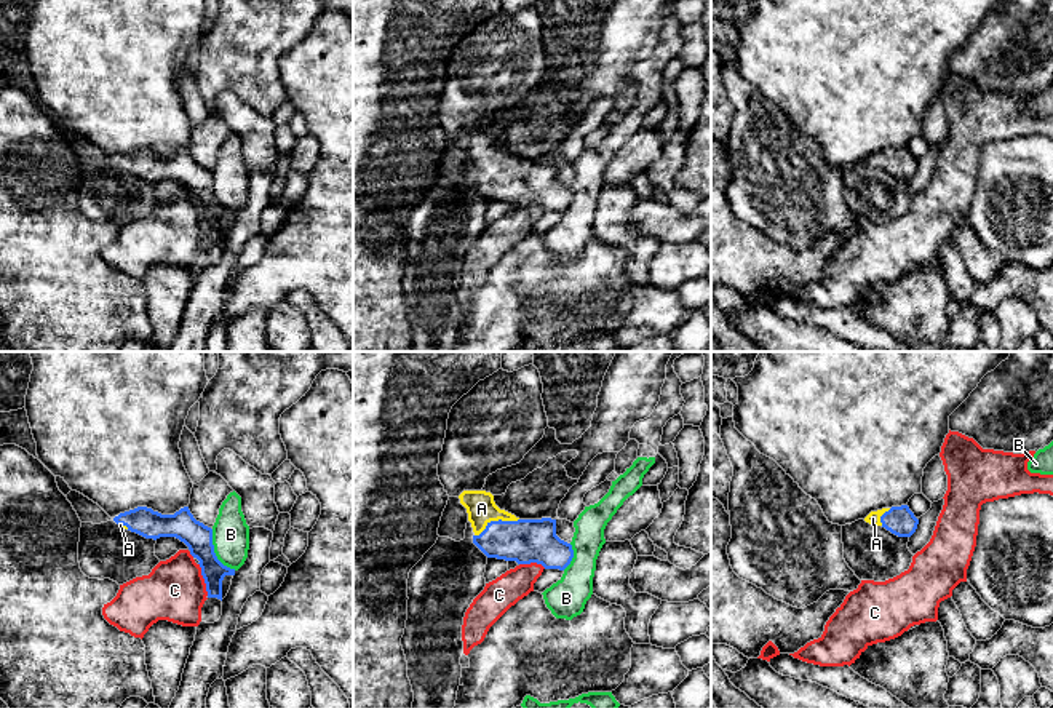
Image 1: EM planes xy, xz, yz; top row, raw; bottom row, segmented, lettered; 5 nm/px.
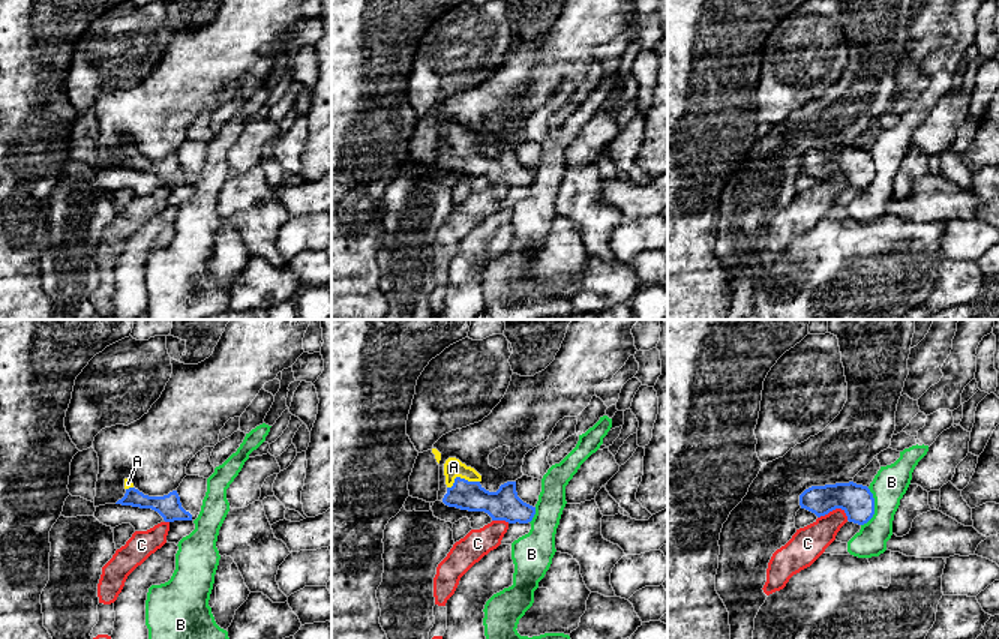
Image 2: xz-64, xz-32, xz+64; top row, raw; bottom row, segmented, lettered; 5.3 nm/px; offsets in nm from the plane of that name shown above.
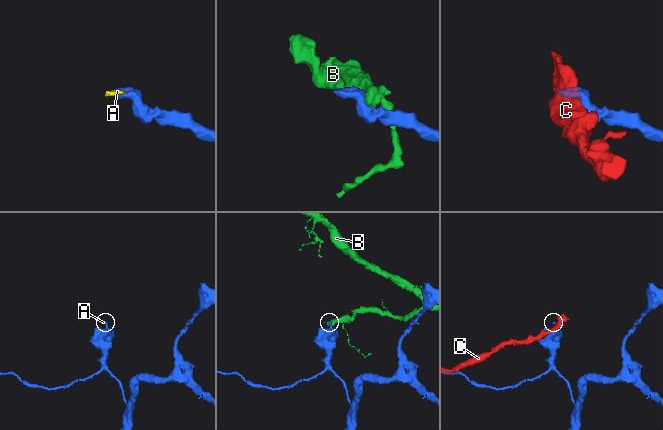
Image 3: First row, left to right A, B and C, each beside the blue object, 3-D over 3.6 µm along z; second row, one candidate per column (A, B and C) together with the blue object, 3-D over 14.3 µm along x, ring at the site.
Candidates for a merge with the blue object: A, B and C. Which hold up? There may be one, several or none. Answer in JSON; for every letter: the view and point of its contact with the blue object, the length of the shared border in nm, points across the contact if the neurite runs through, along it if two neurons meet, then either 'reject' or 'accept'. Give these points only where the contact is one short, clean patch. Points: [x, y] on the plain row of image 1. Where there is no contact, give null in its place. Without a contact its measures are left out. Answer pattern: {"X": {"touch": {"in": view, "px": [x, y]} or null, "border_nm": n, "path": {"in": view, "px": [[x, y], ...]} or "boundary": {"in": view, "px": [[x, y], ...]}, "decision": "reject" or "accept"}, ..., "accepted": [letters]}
{"A": {"touch": {"in": "xz", "px": [496, 163]}, "border_nm": 240, "path": {"in": "xz", "px": [[526, 182], [513, 181], [496, 163], [481, 151]]}, "decision": "accept"}, "B": {"touch": {"in": "xy", "px": [214, 195]}, "border_nm": 240, "boundary": {"in": "xy", "px": [[211, 171], [214, 197], [224, 206], [235, 211]]}, "decision": "reject"}, "C": {"touch": {"in": "xy", "px": [203, 219]}, "border_nm": 180, "decision": "reject"}, "accepted": ["A"]}

